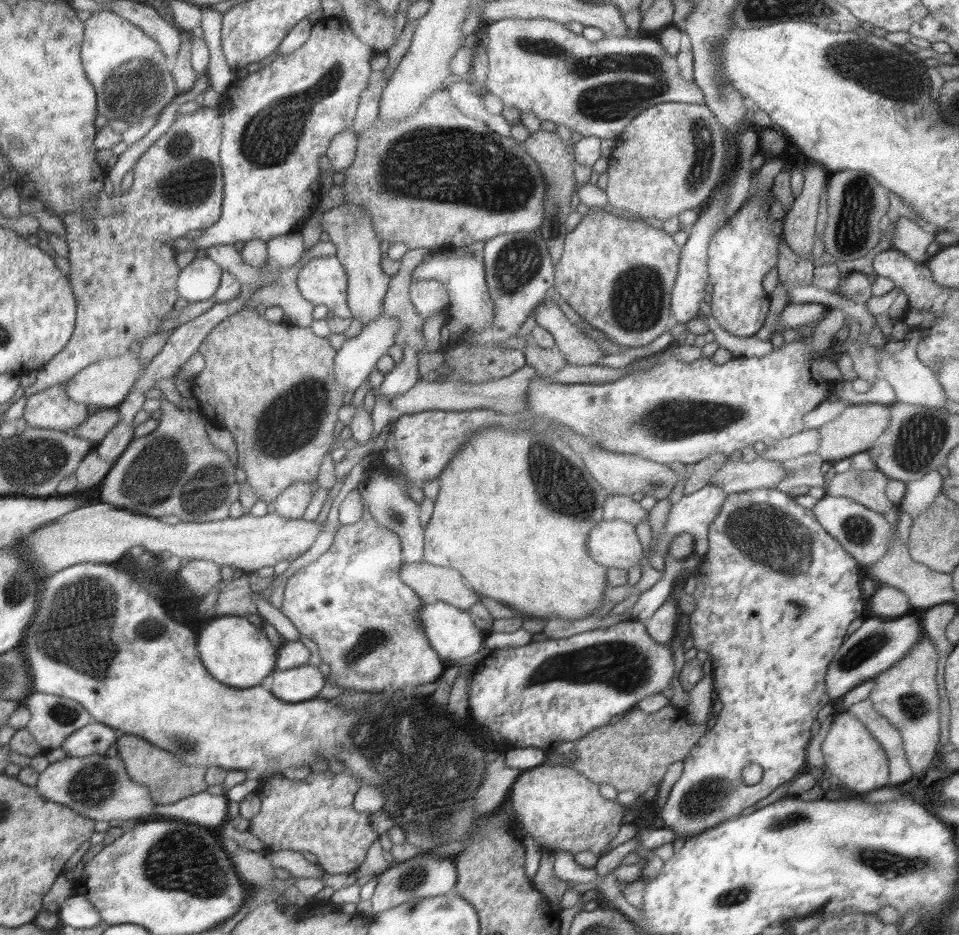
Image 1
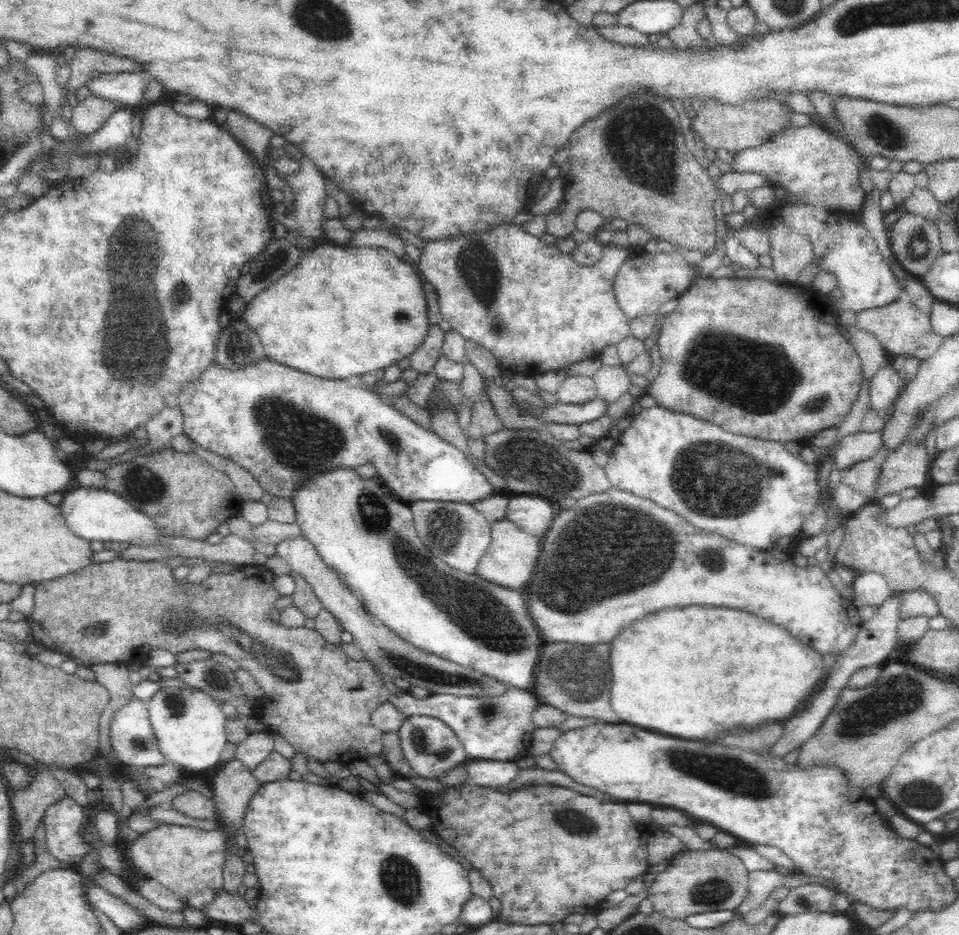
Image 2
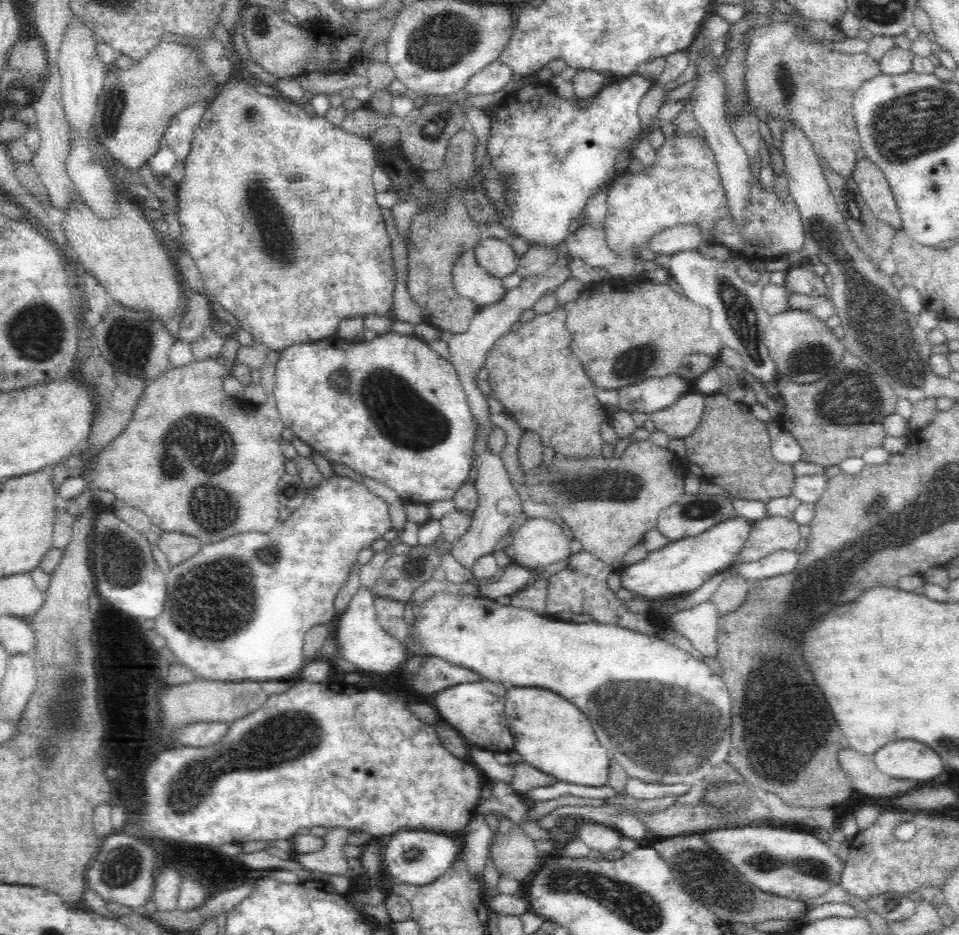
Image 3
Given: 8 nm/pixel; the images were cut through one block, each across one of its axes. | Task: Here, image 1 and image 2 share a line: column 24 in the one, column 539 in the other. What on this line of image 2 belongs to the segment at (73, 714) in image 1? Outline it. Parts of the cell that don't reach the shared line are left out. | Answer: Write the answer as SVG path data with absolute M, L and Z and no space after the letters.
M510 687L501 695L466 696L432 693L427 698L416 699L409 691L402 694L390 694L390 702L397 706L402 715L430 716L447 724L459 738L469 760L510 761L516 754L528 751L536 725L532 723L532 713L542 703L532 690Z

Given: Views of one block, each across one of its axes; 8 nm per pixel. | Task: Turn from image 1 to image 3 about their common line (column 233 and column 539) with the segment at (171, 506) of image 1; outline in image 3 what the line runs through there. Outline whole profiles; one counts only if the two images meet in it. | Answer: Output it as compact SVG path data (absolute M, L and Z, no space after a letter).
M650 440L633 443L623 456L604 458L564 458L555 456L552 464L536 466L532 472L523 472L522 482L528 498L535 504L552 506L562 522L574 533L574 539L581 543L583 550L593 554L608 566L615 567L619 558L642 543L646 532L656 529L658 514L676 502L685 494L684 475L686 463L667 448L658 447Z

